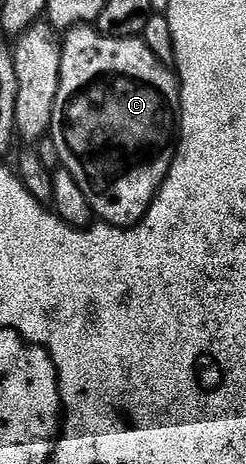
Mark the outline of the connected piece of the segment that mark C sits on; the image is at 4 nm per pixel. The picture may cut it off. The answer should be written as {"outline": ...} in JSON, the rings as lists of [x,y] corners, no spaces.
{"outline":[[[92,26],[71,29],[65,36],[68,37],[63,37],[60,49],[62,74],[50,135],[58,148],[62,167],[72,175],[74,182],[78,182],[93,213],[103,223],[116,228],[131,228],[147,214],[176,156],[181,85],[175,71],[156,57],[143,39],[104,36]]]}

